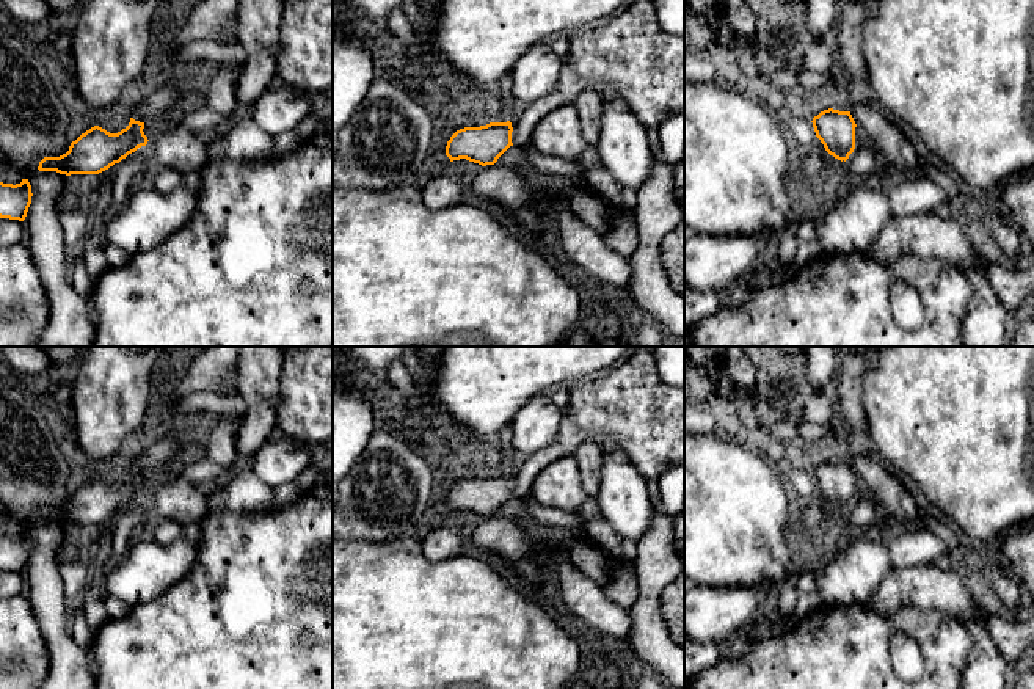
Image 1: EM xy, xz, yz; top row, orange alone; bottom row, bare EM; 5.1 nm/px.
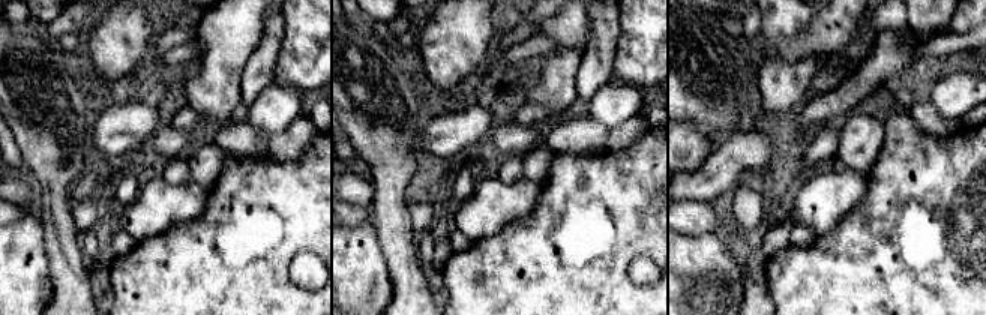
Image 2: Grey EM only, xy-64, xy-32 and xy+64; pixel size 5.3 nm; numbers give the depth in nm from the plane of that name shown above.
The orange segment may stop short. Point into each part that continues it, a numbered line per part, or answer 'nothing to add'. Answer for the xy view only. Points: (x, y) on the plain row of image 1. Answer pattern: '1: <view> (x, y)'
nothing to add

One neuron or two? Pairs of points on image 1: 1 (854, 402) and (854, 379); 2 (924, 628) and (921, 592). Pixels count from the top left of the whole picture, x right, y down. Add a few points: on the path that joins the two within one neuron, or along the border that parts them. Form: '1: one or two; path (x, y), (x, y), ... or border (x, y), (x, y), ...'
1: one; path (854, 396), (854, 385)
2: two; border (887, 616), (918, 606), (959, 617)

